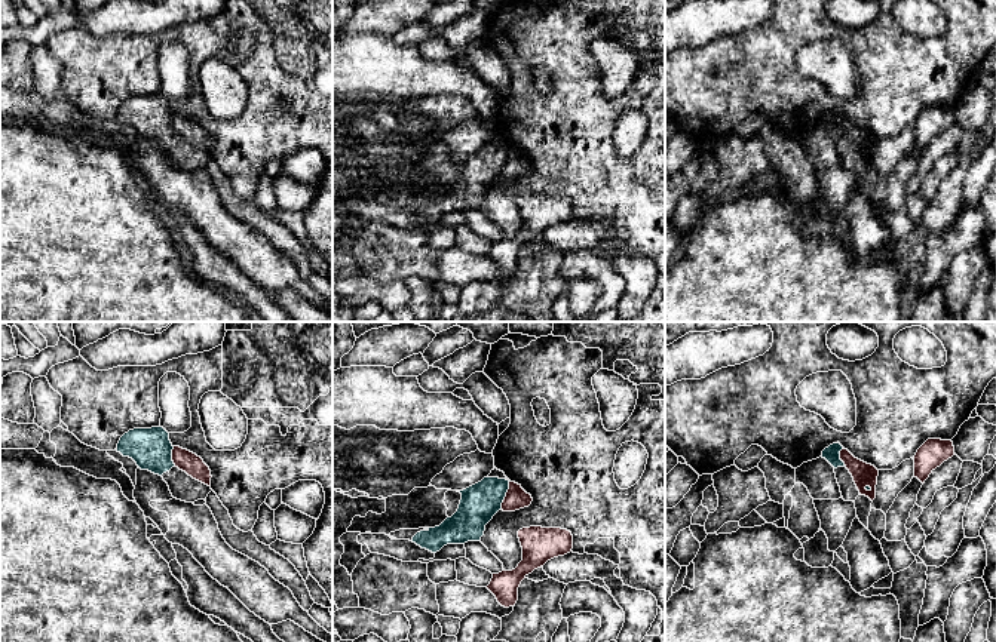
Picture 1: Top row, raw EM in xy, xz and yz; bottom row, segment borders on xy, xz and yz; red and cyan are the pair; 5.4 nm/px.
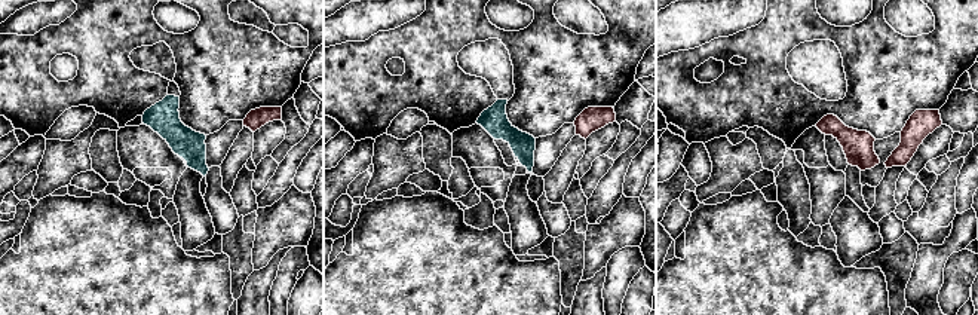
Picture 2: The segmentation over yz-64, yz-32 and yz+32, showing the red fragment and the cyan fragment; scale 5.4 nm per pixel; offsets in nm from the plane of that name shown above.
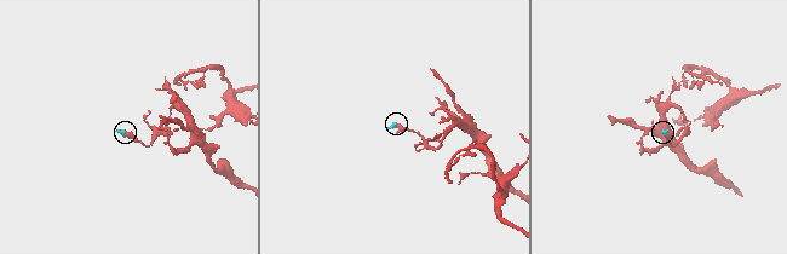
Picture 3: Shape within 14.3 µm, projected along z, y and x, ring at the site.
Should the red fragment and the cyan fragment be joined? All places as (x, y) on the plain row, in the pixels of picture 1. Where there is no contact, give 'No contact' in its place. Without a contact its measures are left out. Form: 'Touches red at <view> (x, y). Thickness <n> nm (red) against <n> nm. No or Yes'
Touches red at xz (506, 163). Thickness 120 nm (red) against 200 nm. No

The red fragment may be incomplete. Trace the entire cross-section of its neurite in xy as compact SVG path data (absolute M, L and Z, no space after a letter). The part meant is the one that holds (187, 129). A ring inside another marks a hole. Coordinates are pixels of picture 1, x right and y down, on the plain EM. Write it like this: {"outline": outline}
{"outline": "M174 114L172 129L174 129L175 135L186 139L193 147L211 154L211 145L212 145L211 138L203 130L203 128L200 125L197 125L196 122L193 122L187 117L183 117L180 114Z"}

